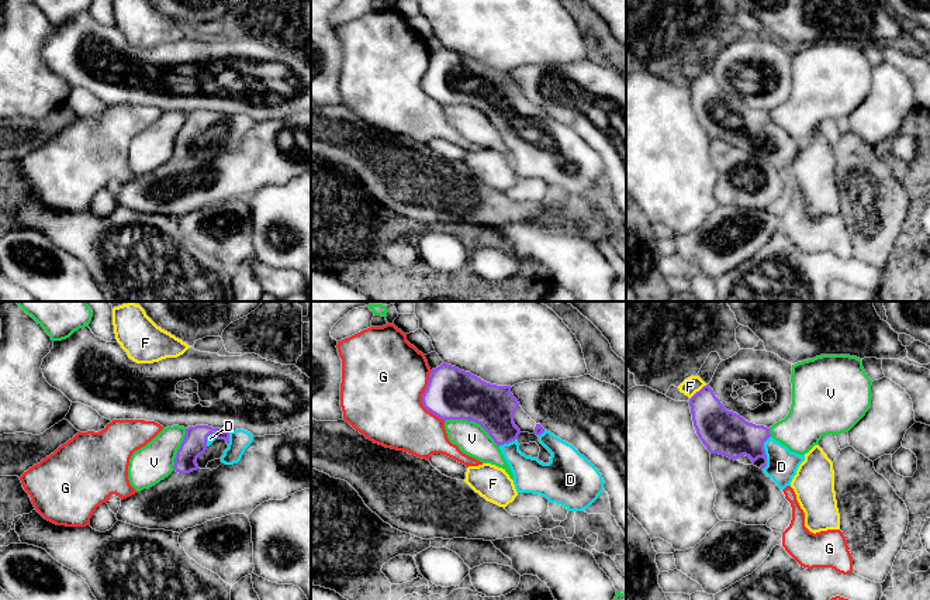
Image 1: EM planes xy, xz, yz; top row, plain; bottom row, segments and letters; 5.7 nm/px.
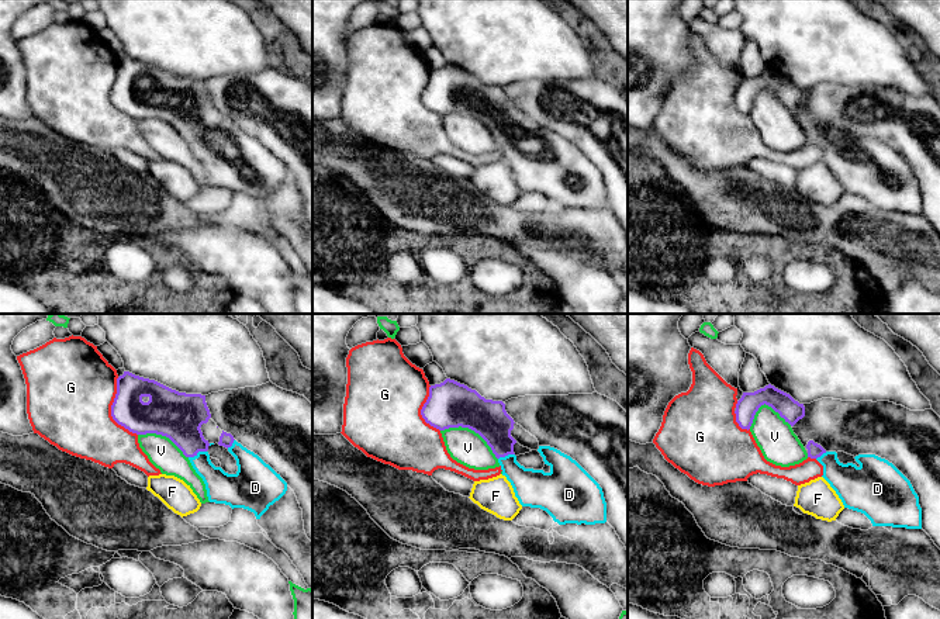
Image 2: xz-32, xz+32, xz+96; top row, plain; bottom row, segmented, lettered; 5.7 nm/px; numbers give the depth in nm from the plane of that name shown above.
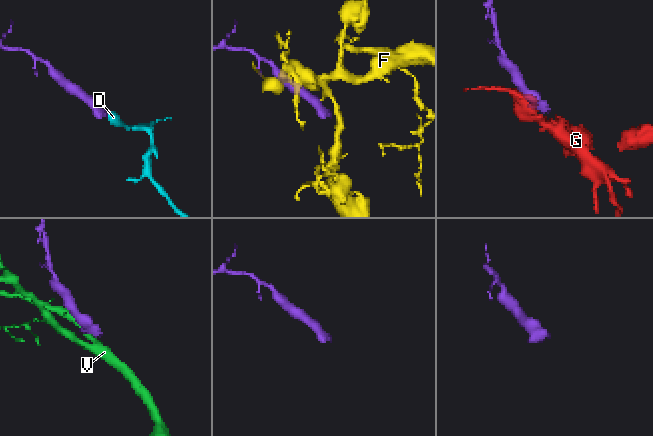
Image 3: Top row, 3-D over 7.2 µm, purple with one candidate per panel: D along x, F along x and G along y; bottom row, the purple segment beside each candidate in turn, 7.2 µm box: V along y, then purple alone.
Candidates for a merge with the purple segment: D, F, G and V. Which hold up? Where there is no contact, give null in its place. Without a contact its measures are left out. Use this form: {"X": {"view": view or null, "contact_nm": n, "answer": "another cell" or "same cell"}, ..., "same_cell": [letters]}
{"D": {"view": "yz", "contact_nm": 200, "answer": "same cell"}, "F": {"view": "yz", "contact_nm": 130, "answer": "another cell"}, "G": {"view": "xz", "contact_nm": 300, "answer": "another cell"}, "V": {"view": "xz", "contact_nm": 340, "answer": "another cell"}, "same_cell": ["D"]}

